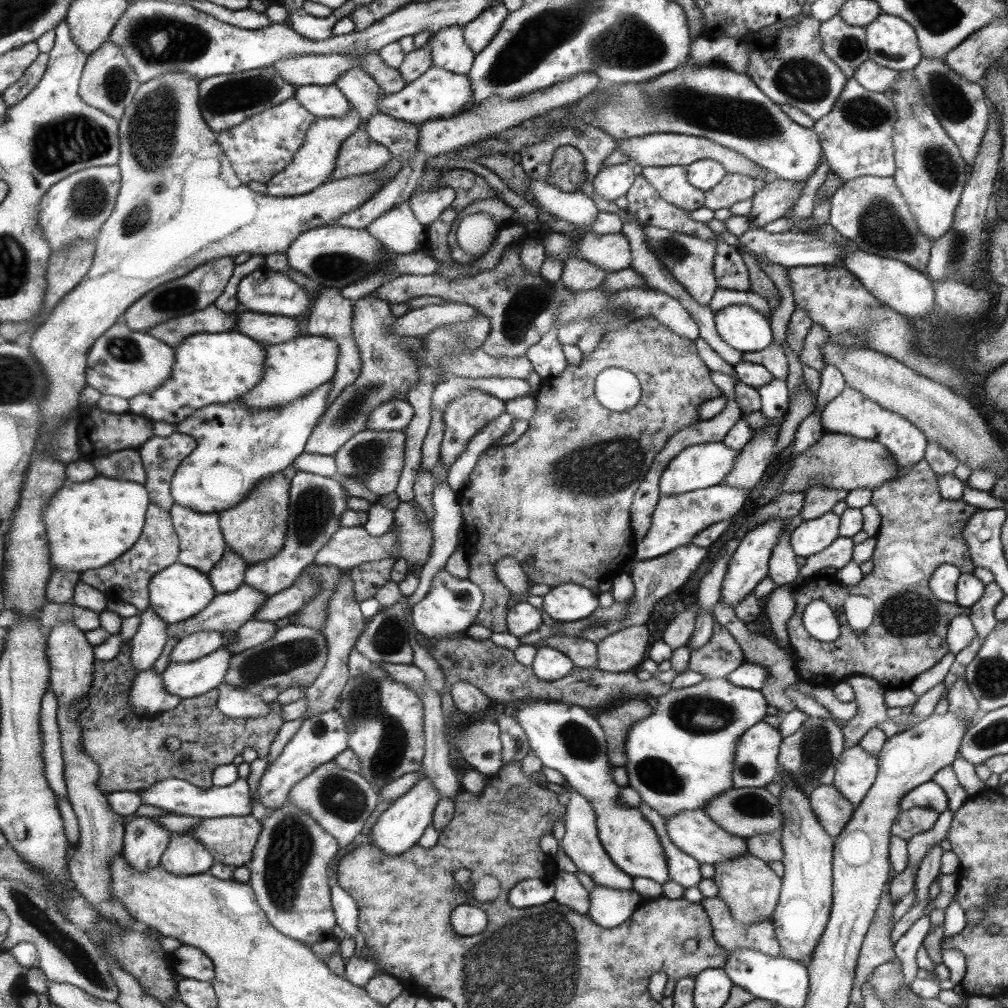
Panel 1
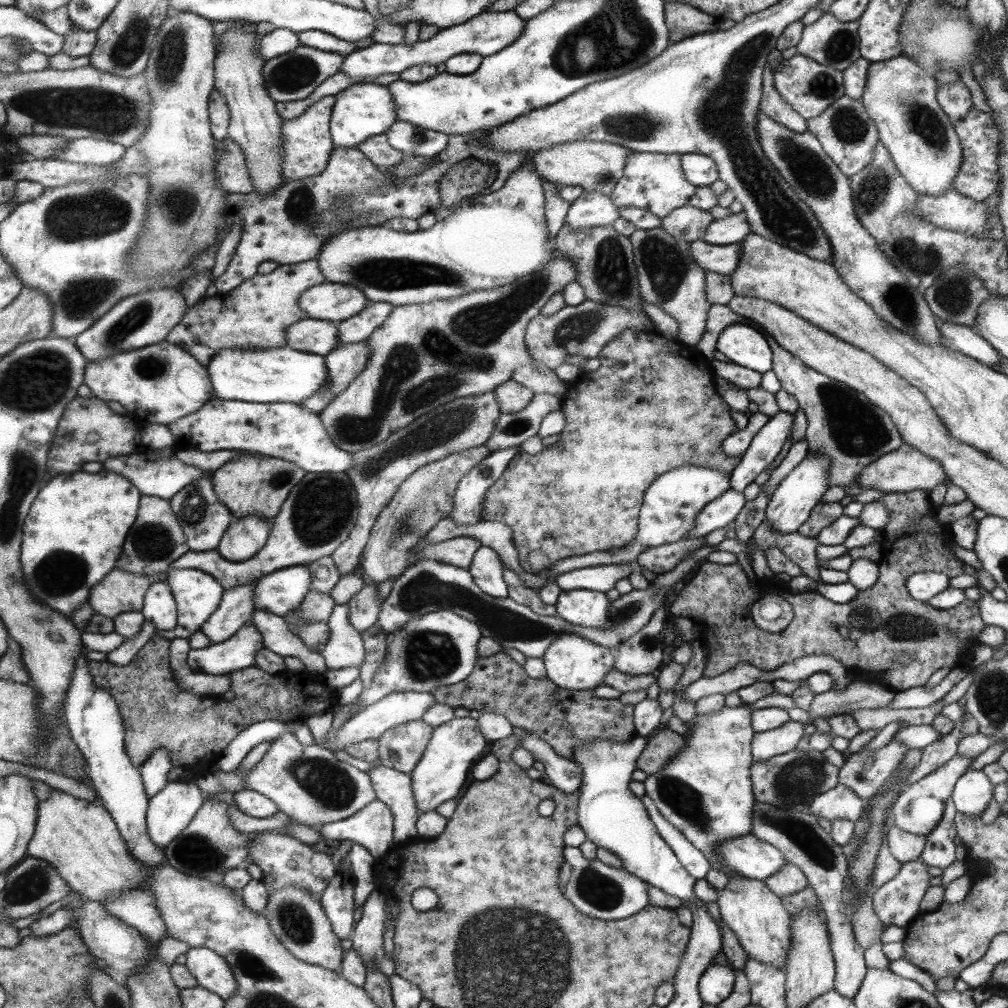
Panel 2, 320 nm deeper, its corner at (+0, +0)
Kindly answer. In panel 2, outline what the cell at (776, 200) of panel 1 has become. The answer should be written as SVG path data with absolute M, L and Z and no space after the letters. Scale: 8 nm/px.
M733 213L719 220L712 220L700 239L709 244L727 246L738 243L749 231L743 214Z

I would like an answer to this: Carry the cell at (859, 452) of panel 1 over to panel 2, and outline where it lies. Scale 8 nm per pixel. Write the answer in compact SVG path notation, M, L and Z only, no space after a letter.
M903 442L896 450L888 452L875 462L869 463L861 474L857 482L868 489L880 490L885 493L905 493L917 490L925 492L932 491L934 487L942 482L948 482L944 467L933 457L925 456L925 453L919 452L916 448Z

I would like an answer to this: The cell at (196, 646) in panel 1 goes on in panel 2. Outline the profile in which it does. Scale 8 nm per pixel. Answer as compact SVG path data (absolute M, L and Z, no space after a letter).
M253 580L224 590L219 606L199 628L209 638L209 644L228 640L249 622L255 610L255 584L256 580Z

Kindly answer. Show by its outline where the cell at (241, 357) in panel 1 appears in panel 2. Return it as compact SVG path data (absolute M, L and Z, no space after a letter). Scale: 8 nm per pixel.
M287 346L269 349L235 348L233 350L222 350L214 354L214 357L205 368L207 368L209 378L212 381L214 397L248 403L300 404L300 402L324 388L326 382L328 382L328 368L324 356L319 356L317 353L301 352Z

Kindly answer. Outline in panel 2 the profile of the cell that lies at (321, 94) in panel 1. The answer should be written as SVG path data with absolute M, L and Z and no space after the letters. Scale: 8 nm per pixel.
M372 83L355 84L347 87L345 91L334 96L336 104L333 105L331 122L328 128L331 131L333 147L336 148L356 148L358 144L371 138L373 135L383 135L389 130L389 127L396 121L396 106L393 104L393 98L389 94L388 88Z

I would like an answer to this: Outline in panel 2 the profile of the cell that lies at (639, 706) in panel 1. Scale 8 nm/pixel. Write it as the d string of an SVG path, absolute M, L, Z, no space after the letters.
M659 727L648 735L647 743L640 758L636 760L636 768L647 776L660 771L684 746L684 735L679 735L666 727Z

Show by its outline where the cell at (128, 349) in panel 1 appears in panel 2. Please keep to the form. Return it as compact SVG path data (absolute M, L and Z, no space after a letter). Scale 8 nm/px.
M168 340L104 360L89 362L85 382L101 400L120 403L136 418L148 424L176 423L200 410L214 397L207 368L192 353Z

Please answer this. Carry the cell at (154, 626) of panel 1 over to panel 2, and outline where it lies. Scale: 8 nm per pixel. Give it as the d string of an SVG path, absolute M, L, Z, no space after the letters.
M157 582L153 584L145 598L145 606L143 607L144 615L149 622L155 623L158 630L173 630L178 620L178 602L173 594L173 589L166 582Z

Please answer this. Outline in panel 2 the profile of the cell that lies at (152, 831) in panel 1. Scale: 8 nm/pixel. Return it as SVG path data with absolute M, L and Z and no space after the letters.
M194 780L169 782L157 796L150 798L148 810L148 831L151 838L164 849L169 847L196 818L197 811L204 804L204 793Z

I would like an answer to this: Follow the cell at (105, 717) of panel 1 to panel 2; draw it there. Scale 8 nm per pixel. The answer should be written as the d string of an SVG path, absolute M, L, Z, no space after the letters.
M157 634L137 654L136 659L127 666L113 664L107 660L97 662L90 660L90 669L95 682L103 688L110 690L115 700L120 704L121 714L126 724L126 745L128 755L133 764L140 766L147 762L153 751L165 747L170 750L174 767L185 767L193 771L195 776L206 775L215 760L223 753L225 747L253 723L272 720L282 723L290 720L304 719L318 712L328 711L337 702L337 692L324 684L322 676L315 674L289 673L284 671L273 675L255 666L250 666L233 673L227 673L230 680L228 694L232 699L223 695L200 695L185 692L176 680L170 660L172 640L160 638Z

